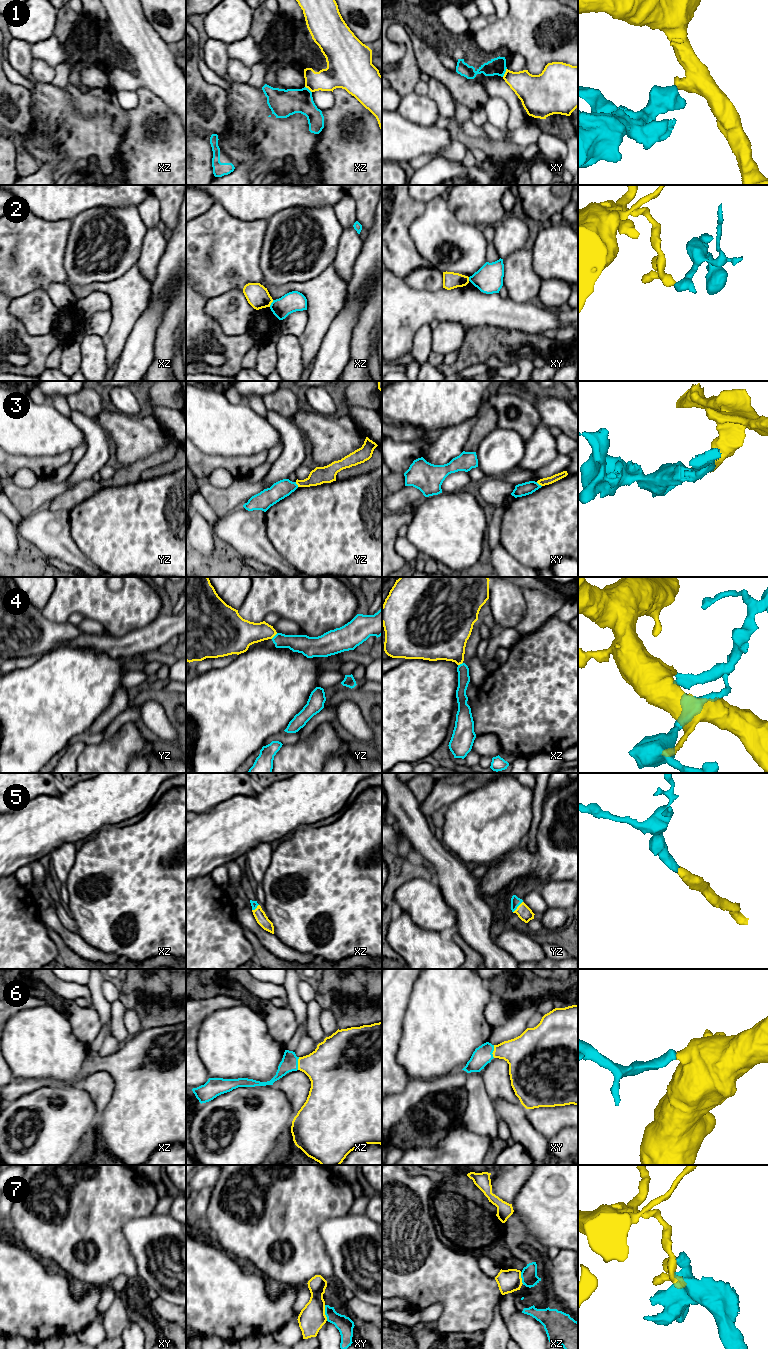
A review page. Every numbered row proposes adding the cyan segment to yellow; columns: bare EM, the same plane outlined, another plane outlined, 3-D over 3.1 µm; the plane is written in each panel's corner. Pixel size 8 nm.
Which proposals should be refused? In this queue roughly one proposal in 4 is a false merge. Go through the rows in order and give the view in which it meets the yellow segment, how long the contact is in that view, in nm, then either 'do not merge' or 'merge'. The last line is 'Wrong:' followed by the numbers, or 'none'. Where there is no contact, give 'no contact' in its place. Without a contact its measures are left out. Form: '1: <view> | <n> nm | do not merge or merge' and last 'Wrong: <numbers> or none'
1: xy | 80 nm | do not merge
2: xz | 70 nm | do not merge
3: xy | 60 nm | do not merge
4: yz | 70 nm | do not merge
5: yz | 120 nm | merge
6: xz | 110 nm | merge
7: xy | 130 nm | do not merge
Wrong: 1, 2, 3, 4, 7

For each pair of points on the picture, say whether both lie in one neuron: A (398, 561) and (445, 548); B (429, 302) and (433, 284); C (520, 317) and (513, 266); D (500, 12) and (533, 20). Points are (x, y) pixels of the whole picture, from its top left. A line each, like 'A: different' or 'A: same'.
A: different
B: different
C: different
D: different

